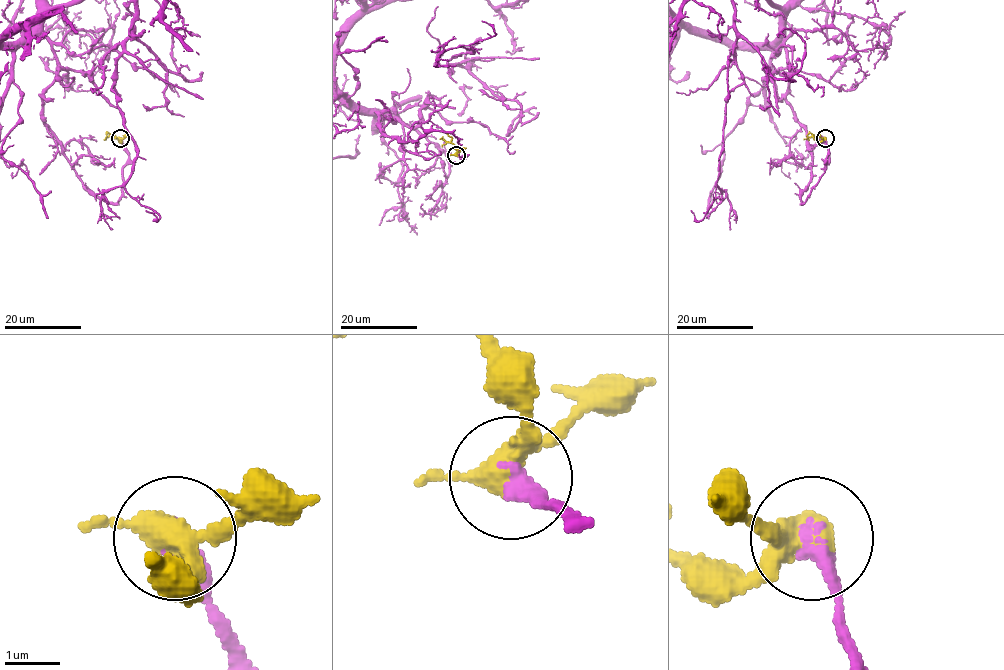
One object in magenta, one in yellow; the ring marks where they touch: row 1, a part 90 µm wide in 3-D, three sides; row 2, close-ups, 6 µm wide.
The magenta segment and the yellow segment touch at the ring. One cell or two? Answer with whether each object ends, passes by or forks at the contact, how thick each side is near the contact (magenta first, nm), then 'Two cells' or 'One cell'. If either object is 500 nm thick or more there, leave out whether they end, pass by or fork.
At the ring magenta ends. At the ring yellow forks. Thickness 360 nm (magenta) against 360 nm. One cell

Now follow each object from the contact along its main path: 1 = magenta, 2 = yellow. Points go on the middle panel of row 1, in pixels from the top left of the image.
1: (456, 154), (451, 133), (401, 141), (378, 114), (356, 156)
2: (456, 155), (455, 146), (442, 137), (440, 139)

